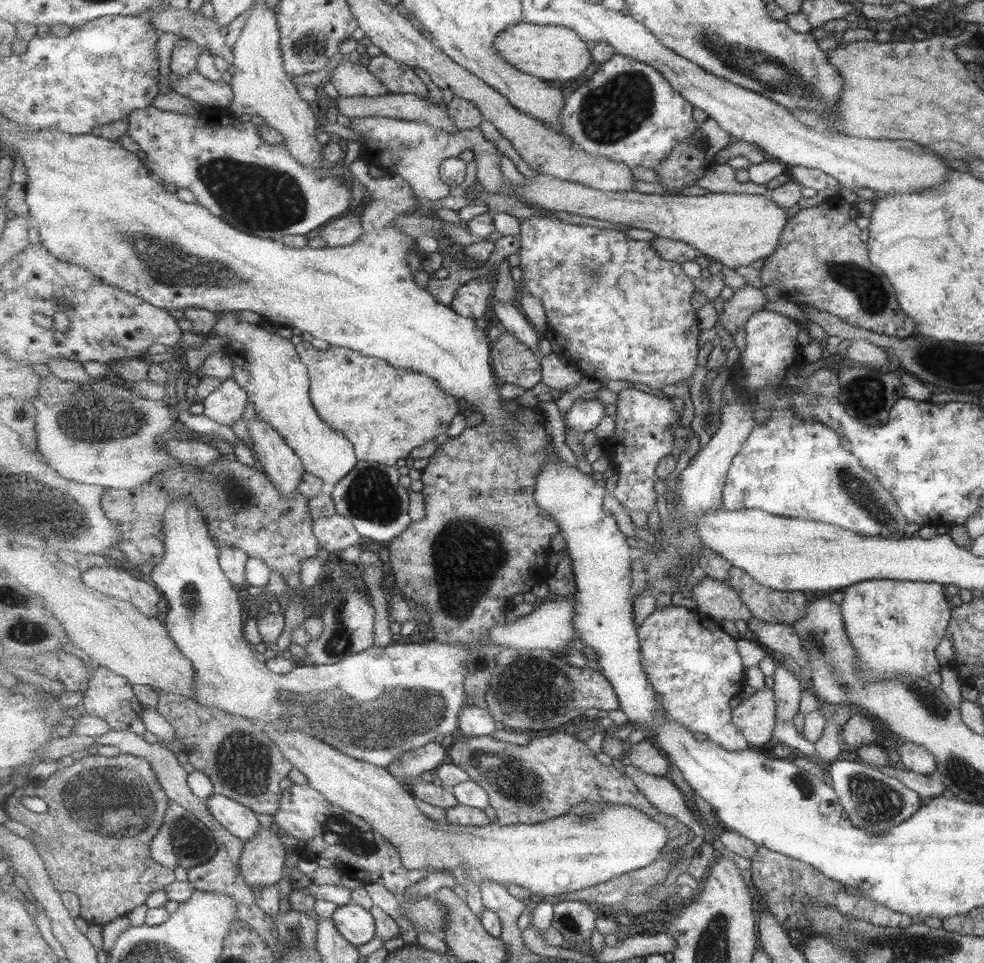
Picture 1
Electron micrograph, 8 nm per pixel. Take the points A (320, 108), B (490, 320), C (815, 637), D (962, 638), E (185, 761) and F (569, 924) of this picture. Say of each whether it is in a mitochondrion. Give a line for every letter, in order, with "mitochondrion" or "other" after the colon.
A: other
B: other
C: mitochondrion
D: other
E: other
F: mitochondrion

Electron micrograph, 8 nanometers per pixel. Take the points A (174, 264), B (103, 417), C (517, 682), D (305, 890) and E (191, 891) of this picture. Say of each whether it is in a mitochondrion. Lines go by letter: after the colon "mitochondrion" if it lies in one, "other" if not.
A: mitochondrion
B: mitochondrion
C: mitochondrion
D: other
E: other

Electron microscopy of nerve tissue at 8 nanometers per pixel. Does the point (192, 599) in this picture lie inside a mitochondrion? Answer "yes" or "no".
yes

